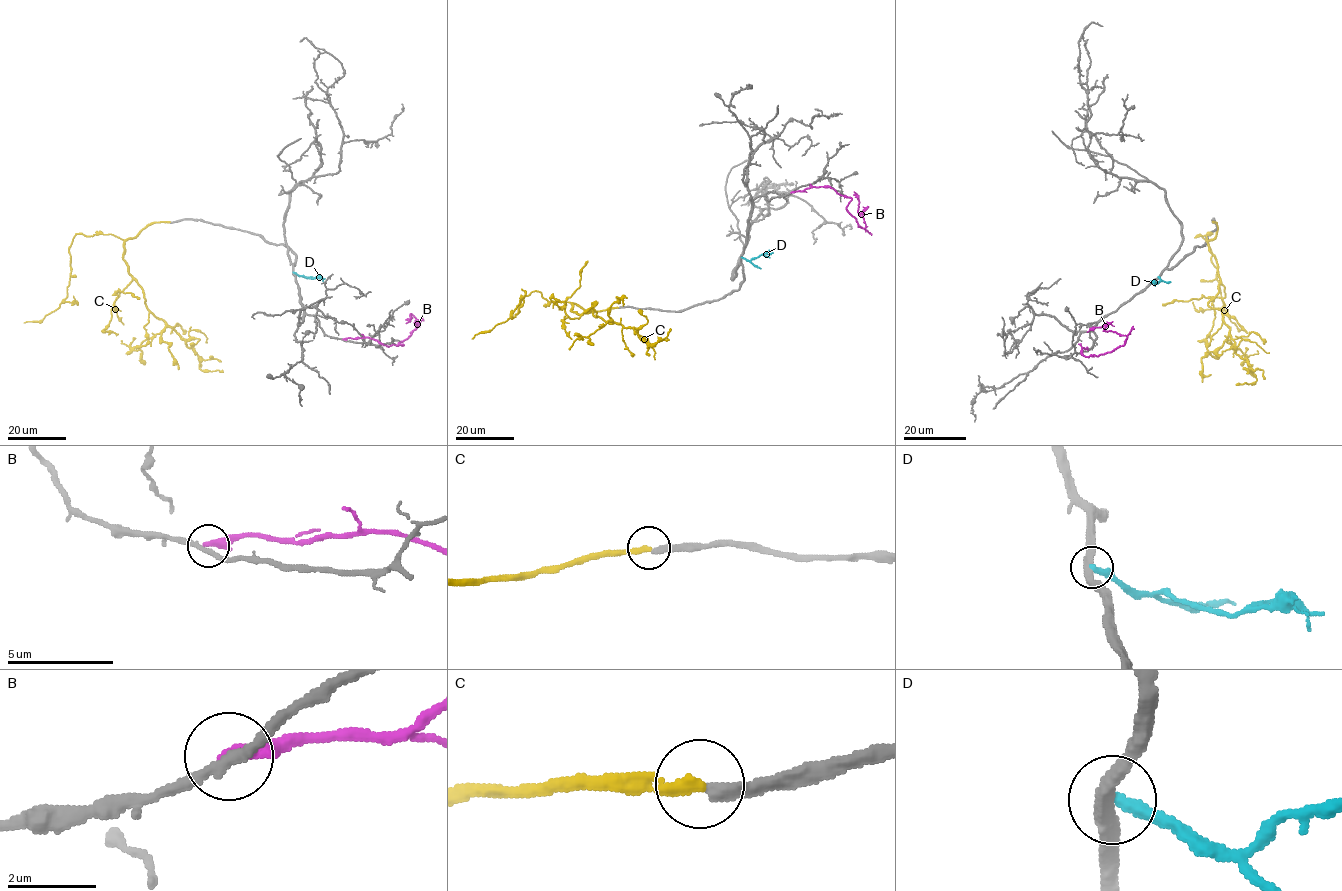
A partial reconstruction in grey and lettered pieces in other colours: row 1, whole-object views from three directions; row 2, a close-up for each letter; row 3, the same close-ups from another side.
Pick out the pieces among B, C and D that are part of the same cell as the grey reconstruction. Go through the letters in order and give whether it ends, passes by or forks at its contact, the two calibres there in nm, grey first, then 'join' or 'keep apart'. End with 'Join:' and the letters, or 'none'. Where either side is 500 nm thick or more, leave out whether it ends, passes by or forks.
B: it ends there; 240 nm thick on the grey side, 360 nm on the other; keep apart
C: it ends there; 300 nm thick on the grey side, 260 nm on the other; keep apart
D: it ends there; 340 nm thick on the grey side, 280 nm on the other; keep apart
Join: none

